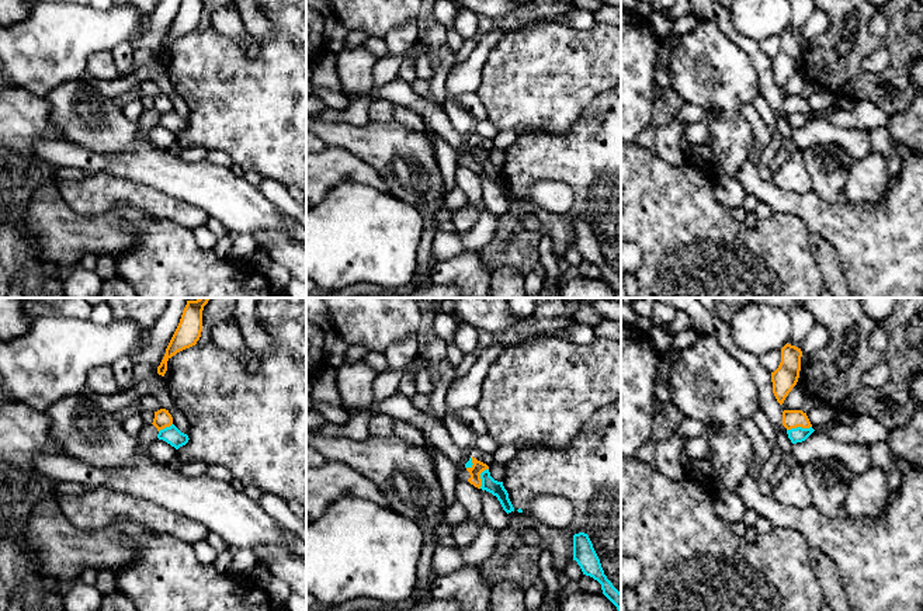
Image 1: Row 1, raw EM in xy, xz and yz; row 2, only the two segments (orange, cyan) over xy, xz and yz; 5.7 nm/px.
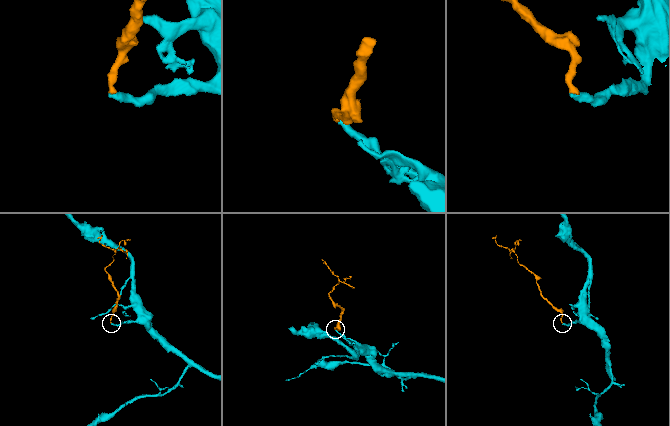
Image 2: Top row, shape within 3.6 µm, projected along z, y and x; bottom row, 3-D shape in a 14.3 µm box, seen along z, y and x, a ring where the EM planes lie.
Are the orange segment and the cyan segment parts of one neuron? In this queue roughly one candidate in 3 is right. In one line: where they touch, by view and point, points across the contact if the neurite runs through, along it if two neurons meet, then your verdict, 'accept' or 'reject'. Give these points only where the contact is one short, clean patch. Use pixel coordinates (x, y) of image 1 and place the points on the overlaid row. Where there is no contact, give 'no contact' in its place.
yz (798, 426) | along yz (811, 426), (787, 430) | reject

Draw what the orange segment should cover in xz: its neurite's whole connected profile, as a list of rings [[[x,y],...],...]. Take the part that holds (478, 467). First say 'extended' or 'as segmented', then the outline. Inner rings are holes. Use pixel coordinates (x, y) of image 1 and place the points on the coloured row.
extended; [[[472,456],[472,464],[473,465],[471,468],[461,468],[458,475],[459,475],[459,479],[468,480],[471,485],[480,489],[480,486],[482,486],[480,473],[483,471],[489,469],[489,466],[486,464],[478,461],[473,456]]]

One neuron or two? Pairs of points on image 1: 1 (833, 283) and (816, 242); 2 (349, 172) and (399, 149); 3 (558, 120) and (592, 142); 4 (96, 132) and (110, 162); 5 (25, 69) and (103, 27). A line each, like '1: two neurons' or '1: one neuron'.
1: one neuron
2: two neurons
3: two neurons
4: two neurons
5: one neuron

